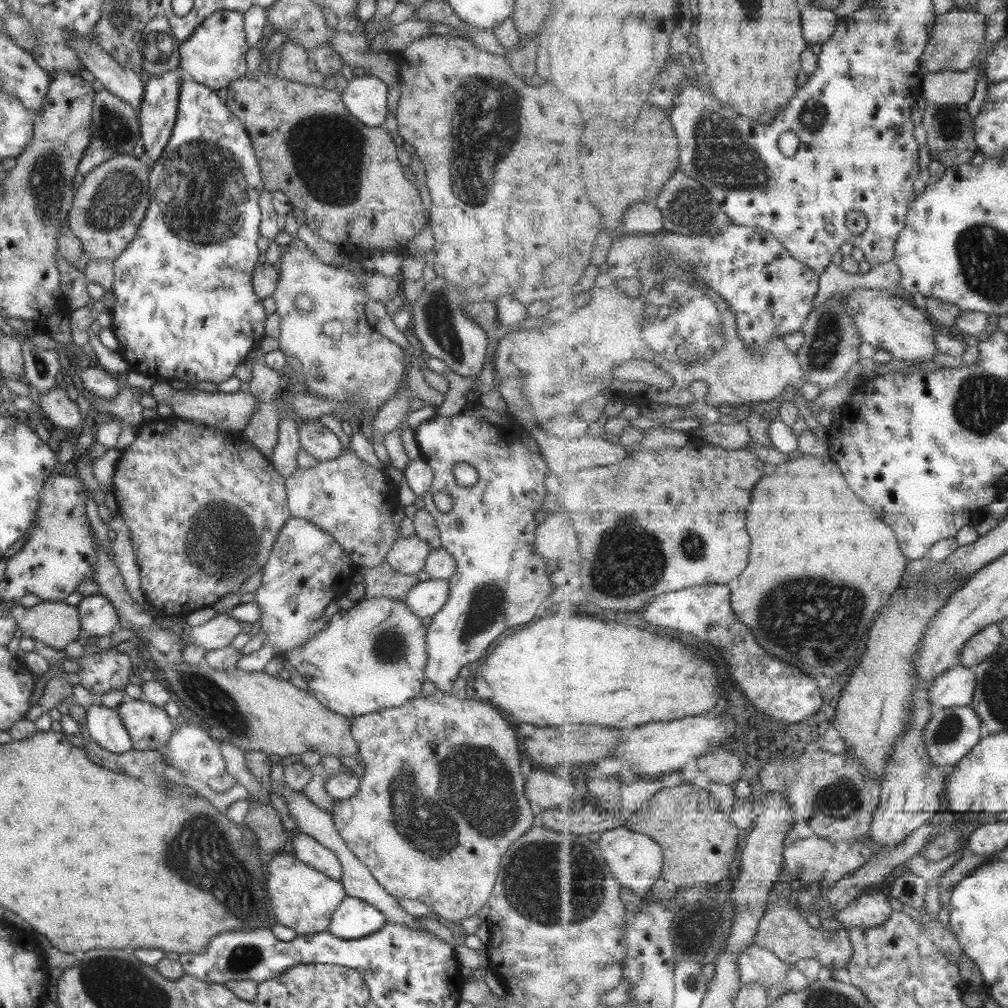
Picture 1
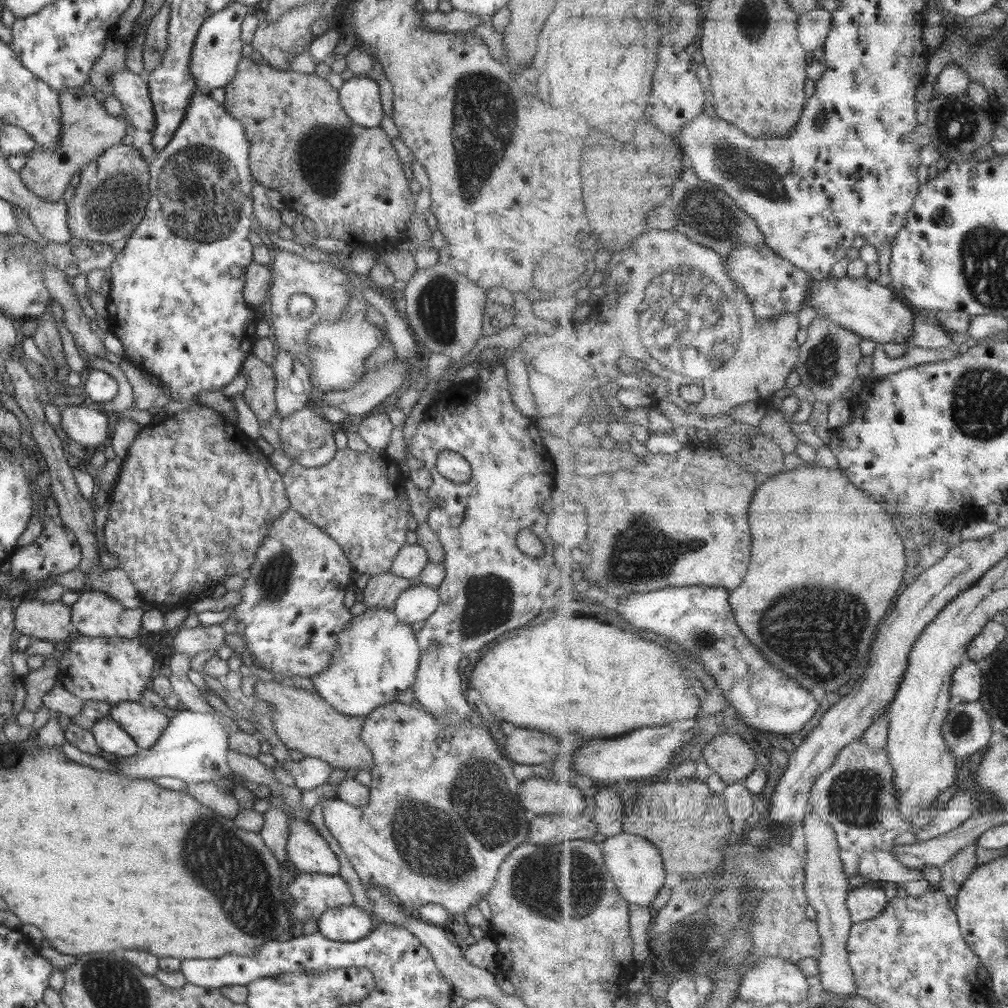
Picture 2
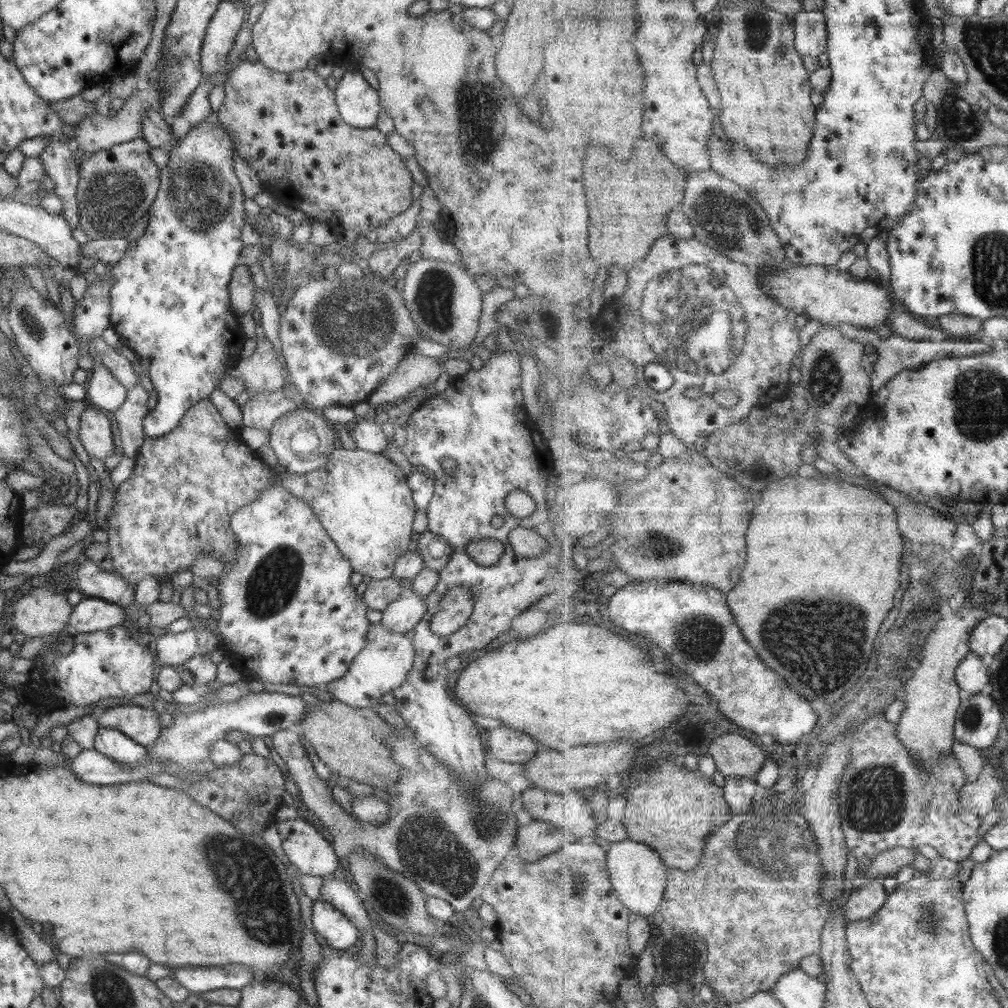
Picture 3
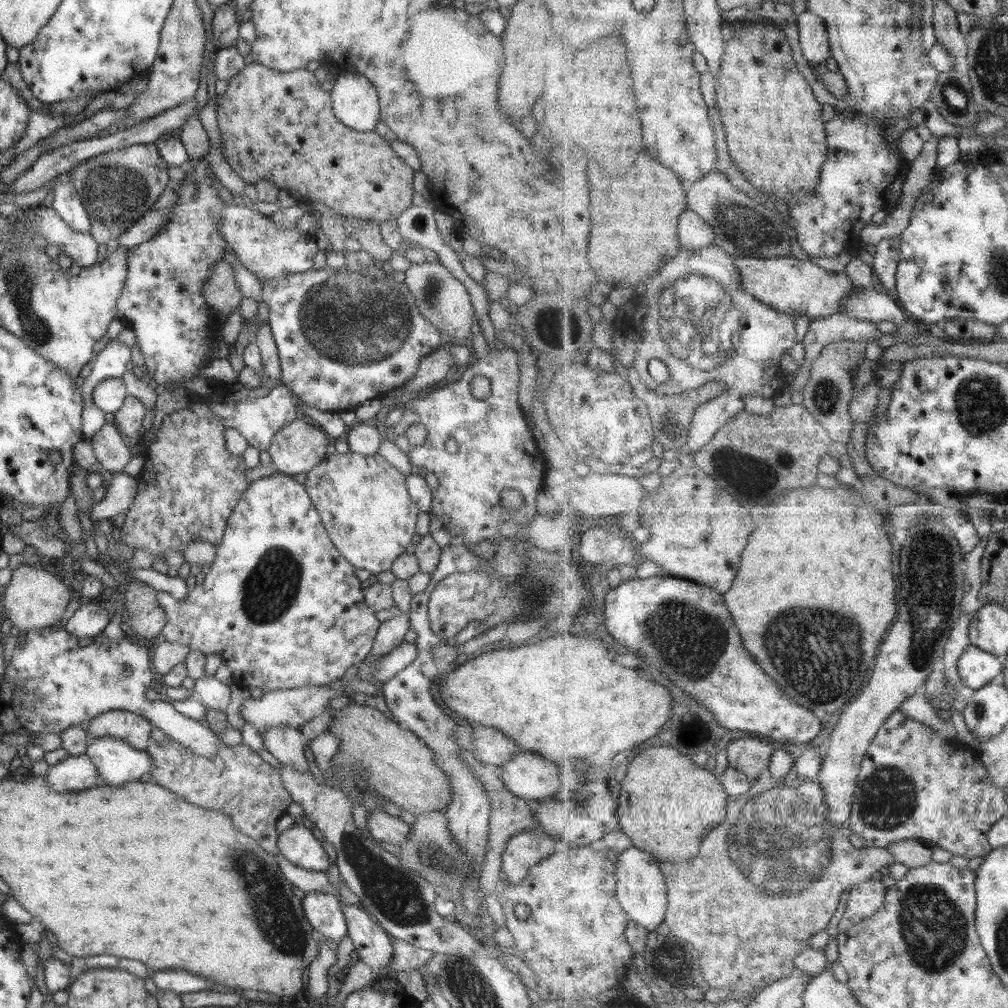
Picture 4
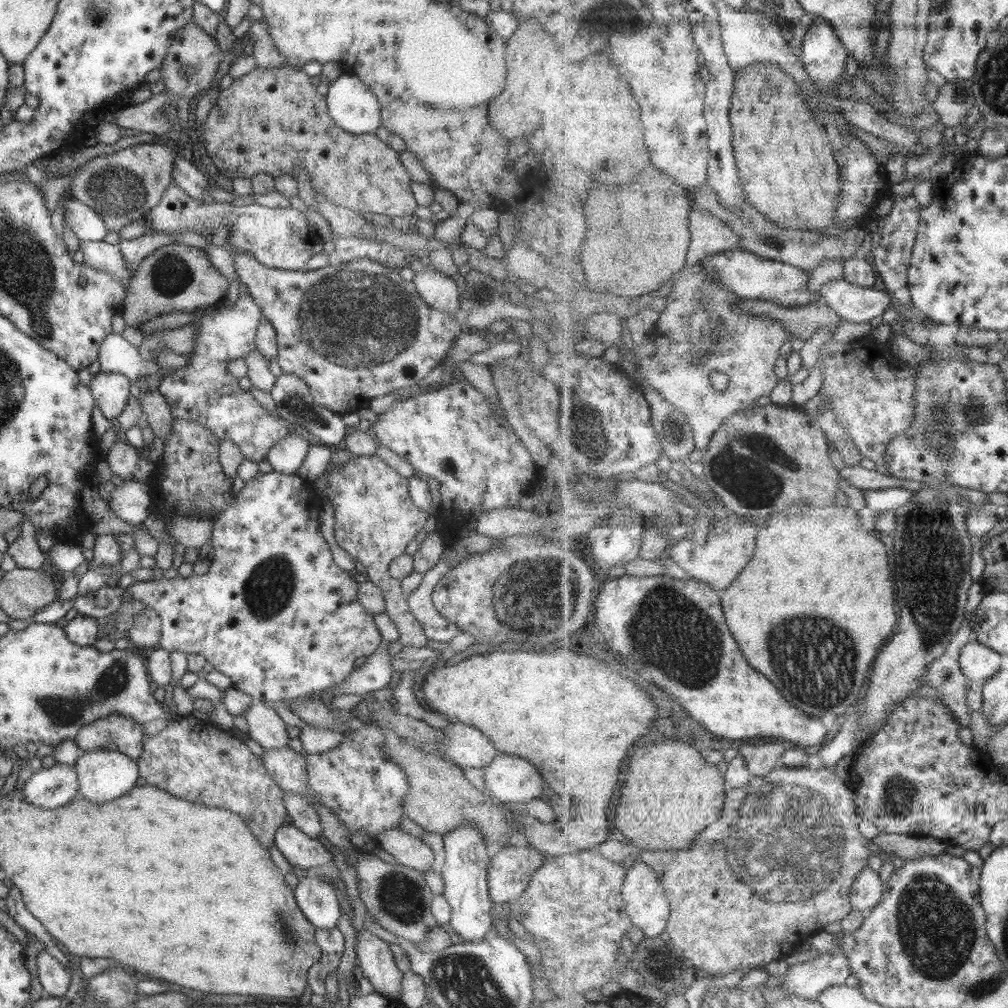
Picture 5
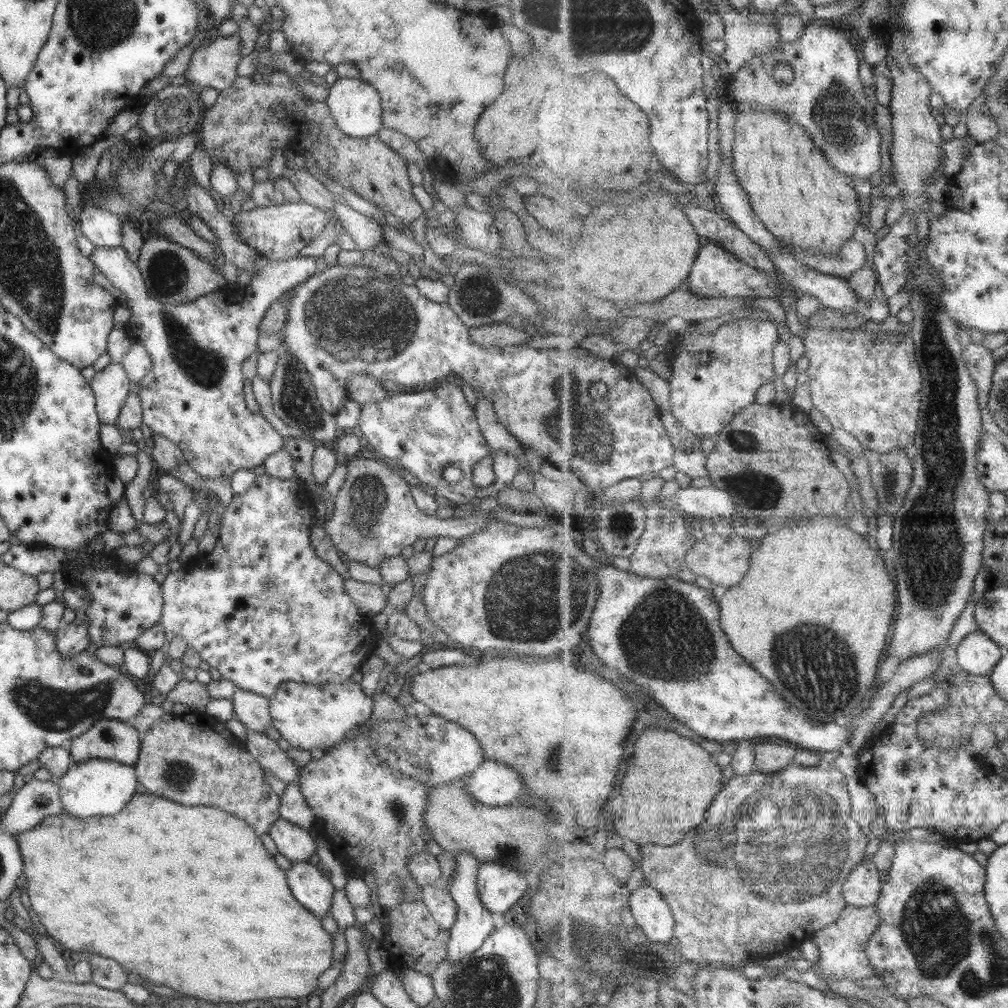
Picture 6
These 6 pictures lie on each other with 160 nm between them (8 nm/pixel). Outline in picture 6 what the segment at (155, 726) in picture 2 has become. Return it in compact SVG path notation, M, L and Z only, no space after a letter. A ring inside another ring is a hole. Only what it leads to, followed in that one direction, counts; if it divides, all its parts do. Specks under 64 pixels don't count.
M102 718L83 734L72 738L68 751L72 764L87 760L113 760L133 766L138 760L139 749L137 729L126 721Z

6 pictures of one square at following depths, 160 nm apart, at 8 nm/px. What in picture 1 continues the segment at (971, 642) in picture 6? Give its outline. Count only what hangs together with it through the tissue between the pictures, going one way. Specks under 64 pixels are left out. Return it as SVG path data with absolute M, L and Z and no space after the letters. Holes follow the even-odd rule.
M963 665L951 667L930 688L930 702L939 708L967 706L972 703L978 677L975 669Z

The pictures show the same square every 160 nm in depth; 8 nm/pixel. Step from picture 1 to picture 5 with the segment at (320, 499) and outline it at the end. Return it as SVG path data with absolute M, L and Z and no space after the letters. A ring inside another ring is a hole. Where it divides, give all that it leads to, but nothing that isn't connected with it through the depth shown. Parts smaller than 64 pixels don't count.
M373 454L371 456L352 456L346 462L343 462L337 470L335 469L327 474L327 484L329 486L325 488L325 492L327 492L326 496L330 498L334 507L333 530L339 546L365 568L365 575L368 576L368 580L381 591L384 598L384 613L395 625L399 634L398 642L403 646L425 647L427 638L419 627L419 623L413 619L411 612L408 610L407 595L402 591L400 581L391 578L388 573L388 564L397 556L405 553L405 547L414 539L415 534L422 530L422 526L429 515L417 509L410 500L408 479L399 476L393 468L387 466L381 458Z

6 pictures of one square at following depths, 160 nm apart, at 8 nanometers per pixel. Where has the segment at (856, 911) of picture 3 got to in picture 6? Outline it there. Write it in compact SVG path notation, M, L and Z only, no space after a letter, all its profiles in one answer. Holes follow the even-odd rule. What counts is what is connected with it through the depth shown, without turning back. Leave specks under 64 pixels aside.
M873 859L858 864L843 885L843 896L856 907L873 906L882 895L883 878Z

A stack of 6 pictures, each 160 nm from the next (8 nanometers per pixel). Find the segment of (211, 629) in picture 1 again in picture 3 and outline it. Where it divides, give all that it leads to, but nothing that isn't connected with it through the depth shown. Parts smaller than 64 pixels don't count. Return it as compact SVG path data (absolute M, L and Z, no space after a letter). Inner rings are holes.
M185 629L177 633L162 633L156 638L157 665L175 667L199 654L196 631Z

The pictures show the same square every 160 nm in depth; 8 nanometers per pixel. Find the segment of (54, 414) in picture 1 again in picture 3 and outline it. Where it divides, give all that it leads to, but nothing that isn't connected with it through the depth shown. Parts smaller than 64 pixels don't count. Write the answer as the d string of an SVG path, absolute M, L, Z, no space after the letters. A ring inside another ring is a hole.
M84 408L81 411L76 436L89 457L103 461L106 456L115 454L109 428L107 416L101 410Z

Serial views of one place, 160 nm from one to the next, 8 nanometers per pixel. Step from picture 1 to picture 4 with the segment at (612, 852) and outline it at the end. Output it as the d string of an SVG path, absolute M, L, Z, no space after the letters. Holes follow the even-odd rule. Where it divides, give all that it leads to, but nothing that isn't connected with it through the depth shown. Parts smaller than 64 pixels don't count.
M631 847L618 856L618 891L616 896L623 910L647 930L657 930L657 926L667 918L668 886L659 861L639 847Z

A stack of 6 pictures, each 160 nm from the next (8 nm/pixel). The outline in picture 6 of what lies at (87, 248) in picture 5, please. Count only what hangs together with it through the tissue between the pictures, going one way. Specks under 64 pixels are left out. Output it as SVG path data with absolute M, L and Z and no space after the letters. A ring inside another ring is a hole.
M121 246L114 247L93 247L91 255L89 256L92 265L103 274L105 279L111 283L114 289L119 290L123 296L126 296L126 306L131 311L130 317L125 324L125 334L127 338L143 348L148 352L152 362L152 369L143 377L138 380L141 389L139 389L138 397L140 398L140 407L142 408L142 423L153 432L155 435L161 435L164 439L170 440L175 446L180 448L185 462L193 469L193 471L202 479L202 483L208 479L223 479L231 476L239 469L253 469L259 466L262 462L274 452L280 451L284 442L281 435L266 421L266 418L261 416L260 412L251 412L245 407L243 401L243 377L241 376L241 362L245 360L253 351L256 350L256 340L258 337L258 324L267 307L275 300L279 299L287 290L295 288L295 286L305 282L315 272L315 259L310 256L299 256L289 258L287 260L276 260L275 262L263 261L256 274L251 277L249 286L243 289L243 297L228 297L225 292L215 291L207 293L205 296L200 296L195 300L188 301L185 304L173 305L162 304L148 296L145 289L145 283L141 273L137 268L136 261L131 260L125 249Z

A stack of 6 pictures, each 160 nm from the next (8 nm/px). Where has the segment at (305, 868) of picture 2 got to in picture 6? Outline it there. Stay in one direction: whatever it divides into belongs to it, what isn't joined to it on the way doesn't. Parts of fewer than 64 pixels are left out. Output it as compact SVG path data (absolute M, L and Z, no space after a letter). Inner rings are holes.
M277 819L268 830L279 854L291 863L308 862L315 853L315 836L286 820Z

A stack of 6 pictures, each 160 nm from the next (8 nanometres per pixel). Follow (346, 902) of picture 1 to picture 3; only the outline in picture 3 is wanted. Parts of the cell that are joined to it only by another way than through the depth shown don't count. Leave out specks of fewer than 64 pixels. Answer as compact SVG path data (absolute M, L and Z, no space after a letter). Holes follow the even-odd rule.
M321 899L313 901L310 916L312 929L319 940L336 949L351 950L359 944L356 926L331 904Z

